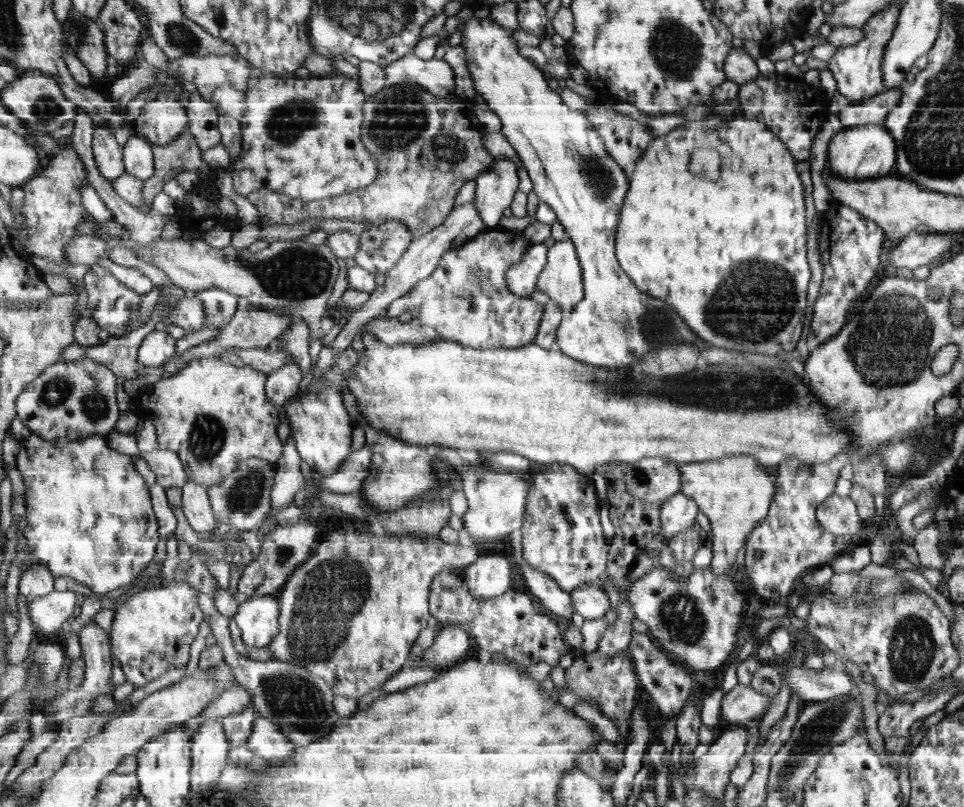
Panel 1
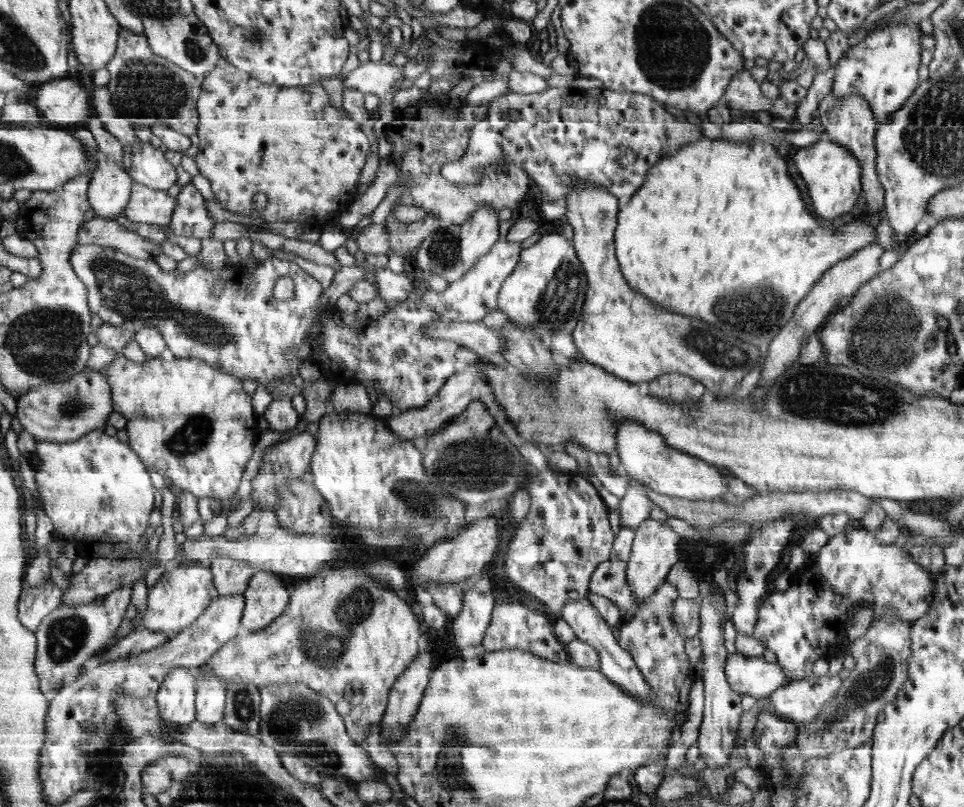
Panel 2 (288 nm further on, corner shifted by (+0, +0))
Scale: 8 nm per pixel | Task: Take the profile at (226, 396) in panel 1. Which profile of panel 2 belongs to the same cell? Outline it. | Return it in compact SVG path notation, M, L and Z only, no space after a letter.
M121 356L121 360L117 360L115 364L111 364L107 370L103 370L107 376L109 376L109 382L113 386L113 400L115 400L115 412L123 414L125 420L129 422L127 424L127 434L129 434L129 442L131 442L131 448L145 460L145 464L153 470L157 468L161 474L165 476L171 476L173 480L173 486L177 488L185 488L189 492L193 492L197 498L215 498L215 500L229 500L233 498L233 494L239 490L241 486L241 480L243 480L243 474L247 470L247 464L249 460L253 458L253 450L255 450L255 444L261 436L259 432L259 414L255 412L253 408L253 396L249 396L245 392L245 386L243 386L243 380L235 374L229 374L225 368L221 366L213 366L205 360L199 360L199 358L183 358L183 360L163 360L163 358L151 358L151 362L147 364L135 364L131 362L129 358Z

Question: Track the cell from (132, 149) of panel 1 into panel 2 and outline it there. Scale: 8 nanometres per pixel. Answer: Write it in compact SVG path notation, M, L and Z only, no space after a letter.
M157 142L125 144L125 168L135 178L135 184L145 184L153 190L165 192L177 182L177 166L165 158L165 148Z

